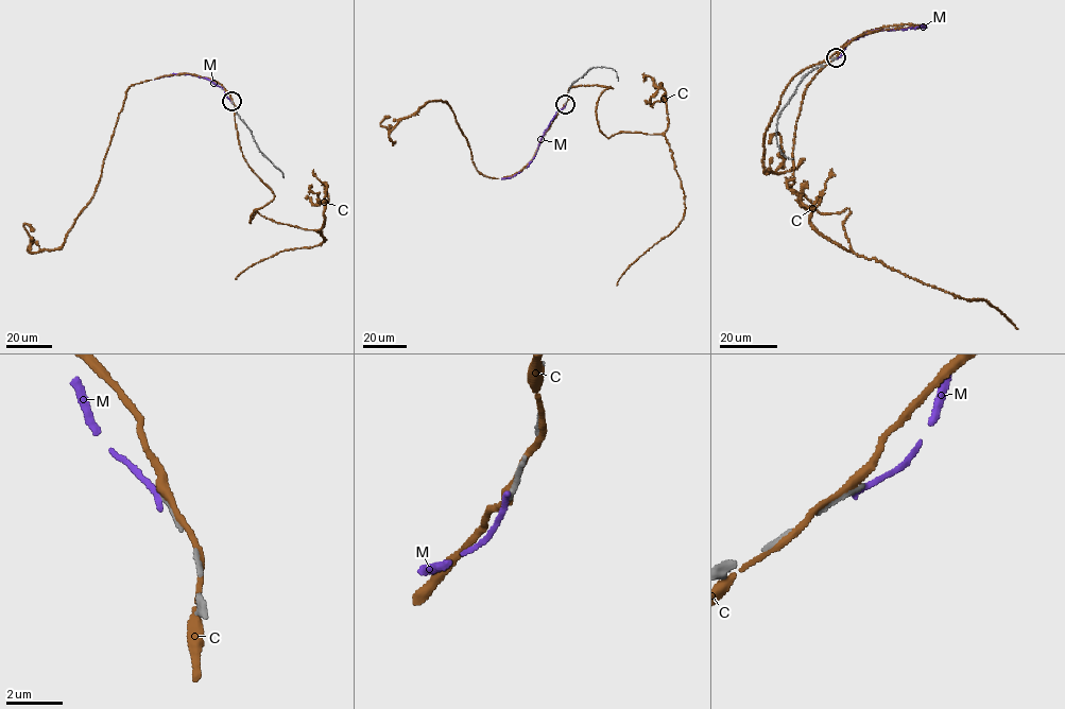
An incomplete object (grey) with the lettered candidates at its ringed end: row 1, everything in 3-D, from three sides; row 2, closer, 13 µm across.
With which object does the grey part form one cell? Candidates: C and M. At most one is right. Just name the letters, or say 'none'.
none

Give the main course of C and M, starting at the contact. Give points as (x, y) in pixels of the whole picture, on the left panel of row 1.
C: (233, 102), (244, 160), (274, 194), (250, 222), (256, 211), (321, 230), (325, 239), (279, 252), (236, 278)
M: (232, 101), (222, 88), (201, 76), (183, 73), (154, 79)

